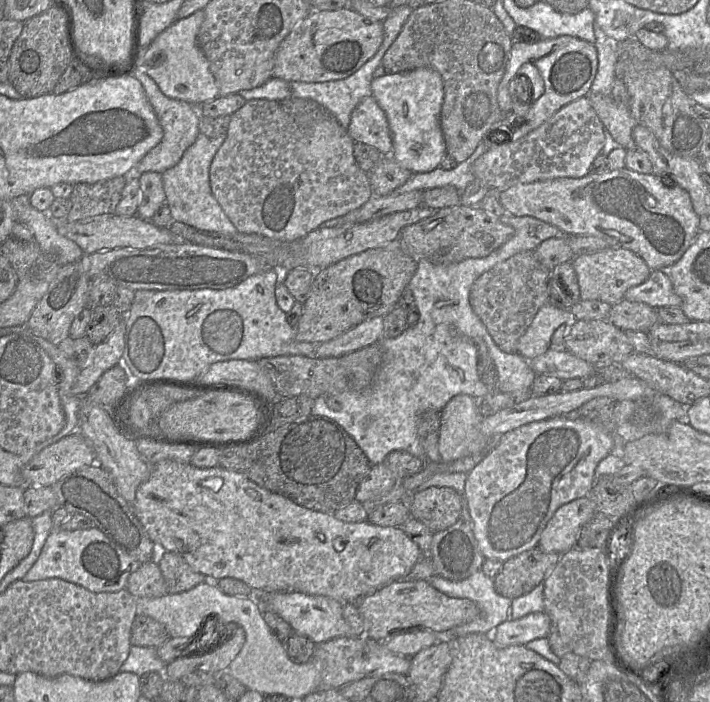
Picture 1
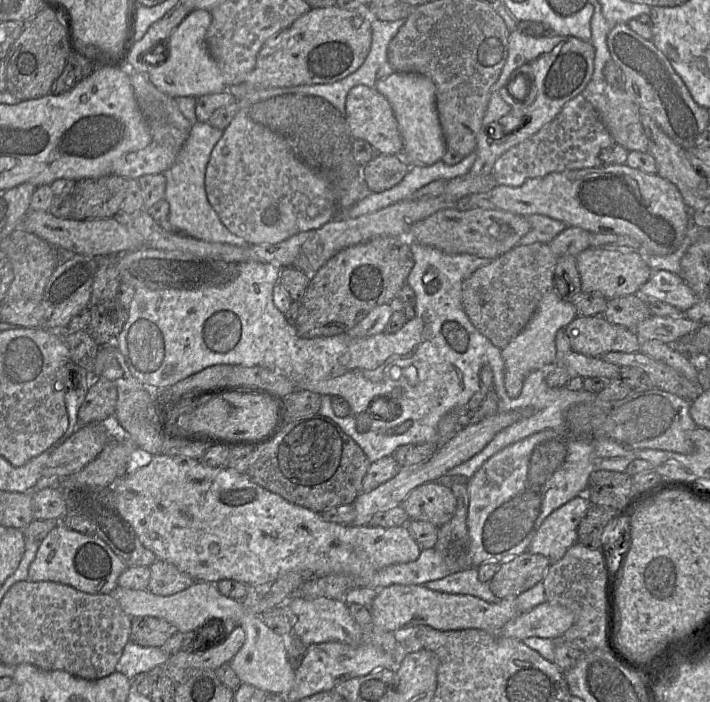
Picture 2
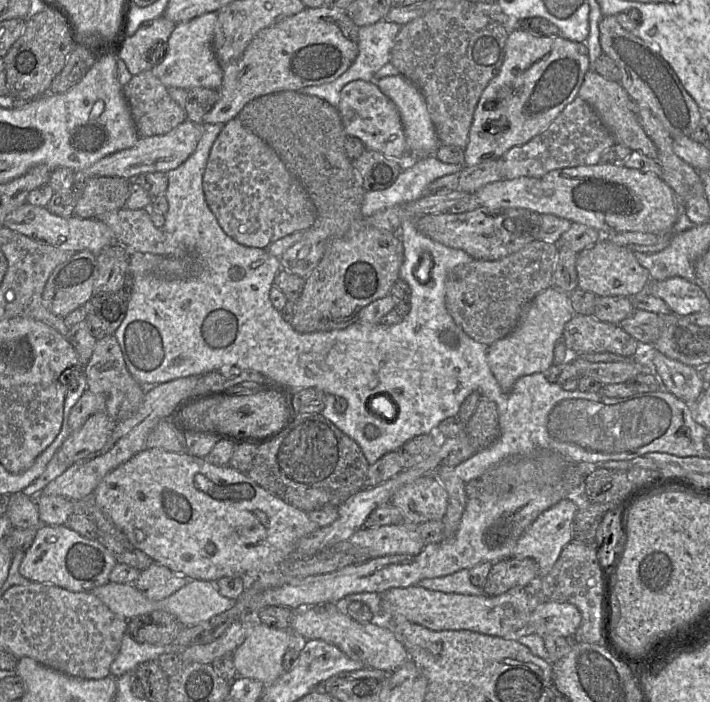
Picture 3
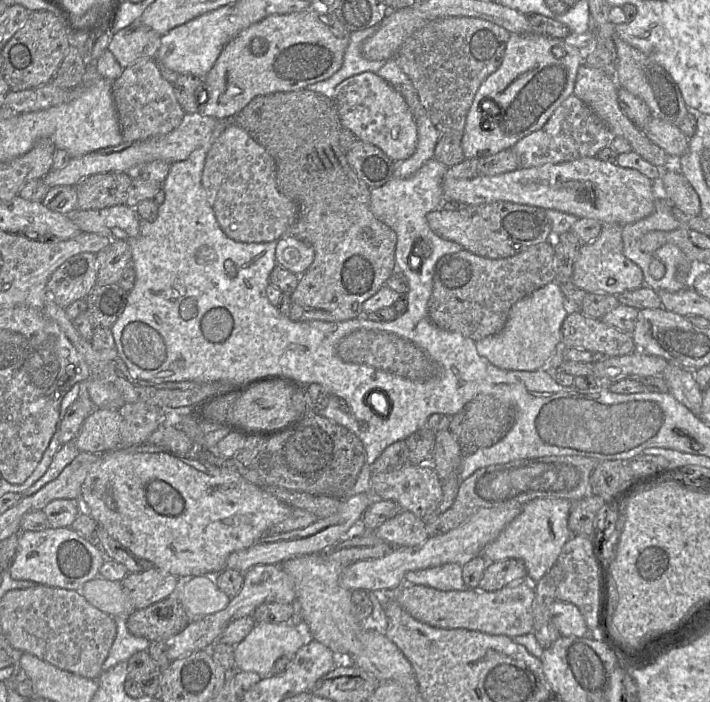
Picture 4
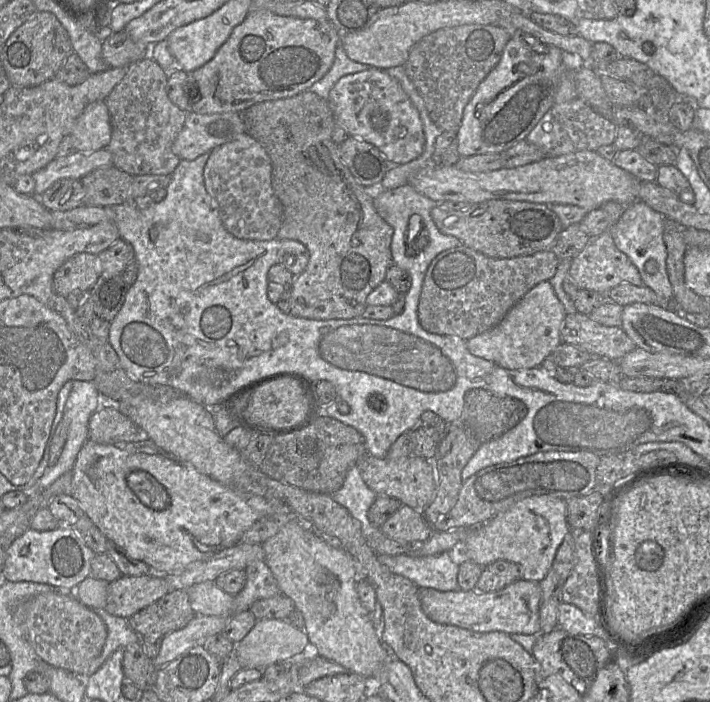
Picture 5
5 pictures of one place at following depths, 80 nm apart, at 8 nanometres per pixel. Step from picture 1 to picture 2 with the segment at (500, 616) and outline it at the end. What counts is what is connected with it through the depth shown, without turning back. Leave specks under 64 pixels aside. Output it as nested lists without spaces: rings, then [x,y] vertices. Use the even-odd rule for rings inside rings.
[[[477,567],[452,573],[438,580],[428,581],[423,585],[432,591],[471,595],[488,603],[498,603],[501,600],[491,592],[488,583],[479,581]]]

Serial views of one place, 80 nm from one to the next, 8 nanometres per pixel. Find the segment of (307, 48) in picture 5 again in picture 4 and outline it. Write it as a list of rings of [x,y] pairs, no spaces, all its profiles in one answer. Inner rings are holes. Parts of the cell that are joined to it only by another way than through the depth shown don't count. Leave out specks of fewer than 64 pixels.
[[[315,6],[297,13],[269,15],[240,31],[225,45],[211,70],[203,77],[208,98],[199,105],[197,112],[218,120],[233,121],[233,117],[257,96],[302,90],[326,80],[342,66],[349,40],[350,32],[329,8]]]

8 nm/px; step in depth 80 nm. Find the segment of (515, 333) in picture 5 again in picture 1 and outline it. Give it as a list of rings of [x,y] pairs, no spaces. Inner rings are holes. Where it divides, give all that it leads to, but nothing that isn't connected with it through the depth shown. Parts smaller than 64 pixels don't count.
[[[549,302],[546,303],[539,309],[530,326],[520,337],[517,353],[527,361],[544,354],[550,349],[555,330],[572,320],[573,315],[570,310],[557,308]]]

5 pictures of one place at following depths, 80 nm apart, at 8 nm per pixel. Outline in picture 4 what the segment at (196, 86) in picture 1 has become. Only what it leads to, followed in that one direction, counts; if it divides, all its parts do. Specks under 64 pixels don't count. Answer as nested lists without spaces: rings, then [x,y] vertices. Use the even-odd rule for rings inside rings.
[[[232,4],[200,15],[179,25],[161,36],[161,46],[156,53],[157,63],[179,74],[190,74],[203,78],[211,70],[225,45],[236,34],[236,22],[230,22]]]

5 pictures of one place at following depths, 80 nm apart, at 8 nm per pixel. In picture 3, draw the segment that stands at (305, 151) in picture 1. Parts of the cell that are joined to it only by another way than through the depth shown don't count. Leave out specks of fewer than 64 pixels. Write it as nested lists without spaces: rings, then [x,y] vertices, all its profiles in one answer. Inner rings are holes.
[[[235,117],[224,124],[214,141],[202,179],[203,191],[211,212],[223,231],[236,242],[267,248],[274,241],[298,231],[306,231],[316,221],[316,209],[300,181],[285,167],[276,152]]]

